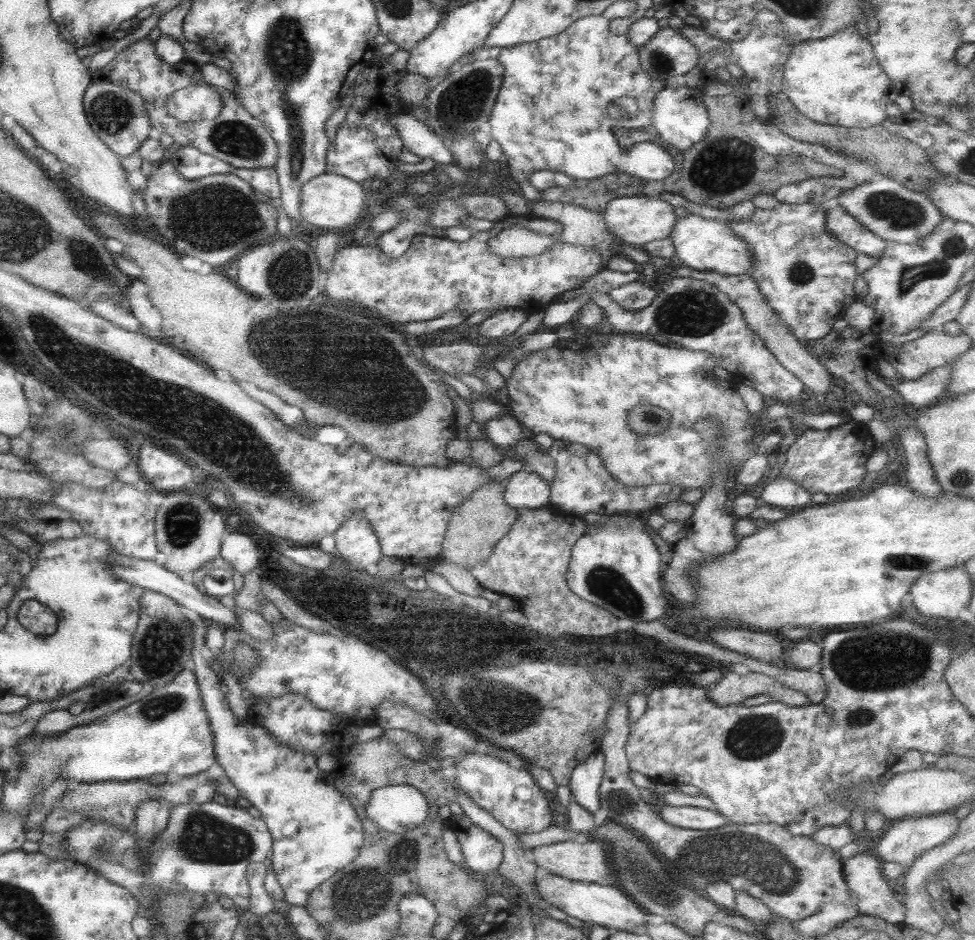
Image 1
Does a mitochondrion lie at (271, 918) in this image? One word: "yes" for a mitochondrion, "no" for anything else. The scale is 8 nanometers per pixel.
no

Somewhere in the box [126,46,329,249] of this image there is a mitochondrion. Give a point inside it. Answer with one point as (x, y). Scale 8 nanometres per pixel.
(237, 139)

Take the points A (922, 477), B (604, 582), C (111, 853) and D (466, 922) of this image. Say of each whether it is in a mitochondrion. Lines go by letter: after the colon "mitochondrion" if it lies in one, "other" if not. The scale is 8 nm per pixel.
A: other
B: mitochondrion
C: mitochondrion
D: other

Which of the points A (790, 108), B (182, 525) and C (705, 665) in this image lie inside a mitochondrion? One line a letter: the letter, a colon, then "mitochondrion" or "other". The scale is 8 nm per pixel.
A: other
B: mitochondrion
C: other

